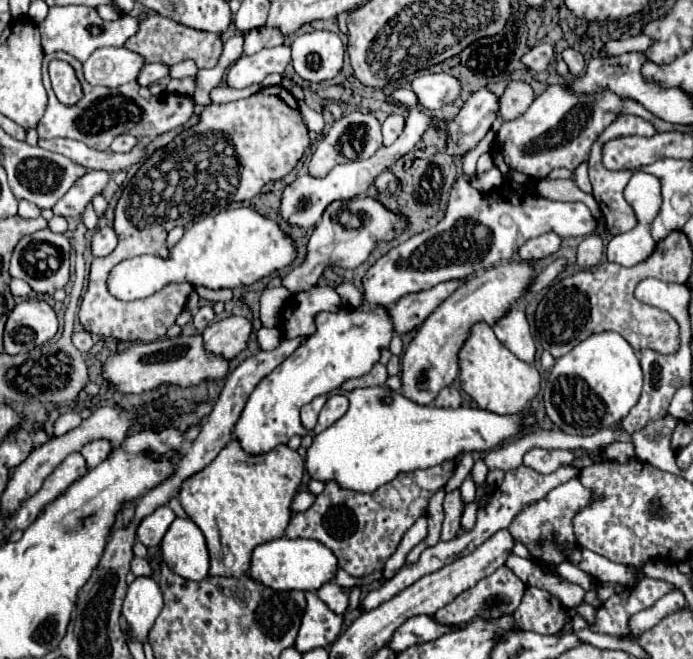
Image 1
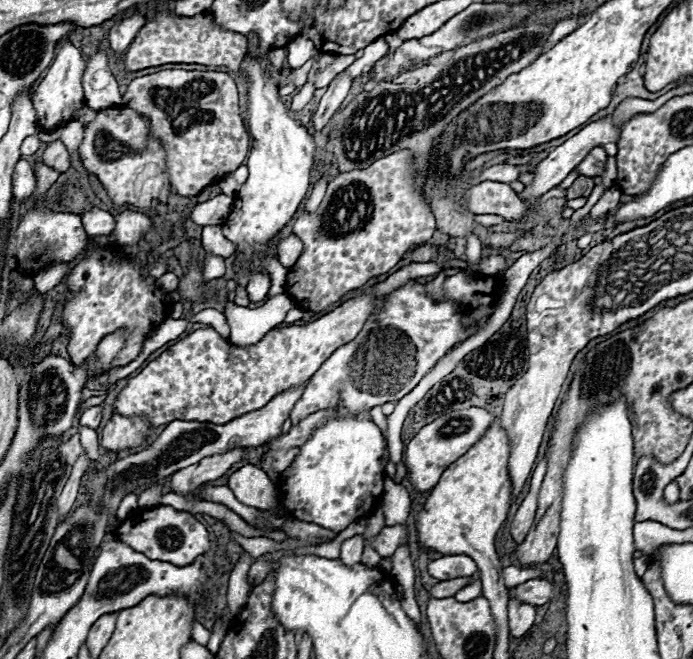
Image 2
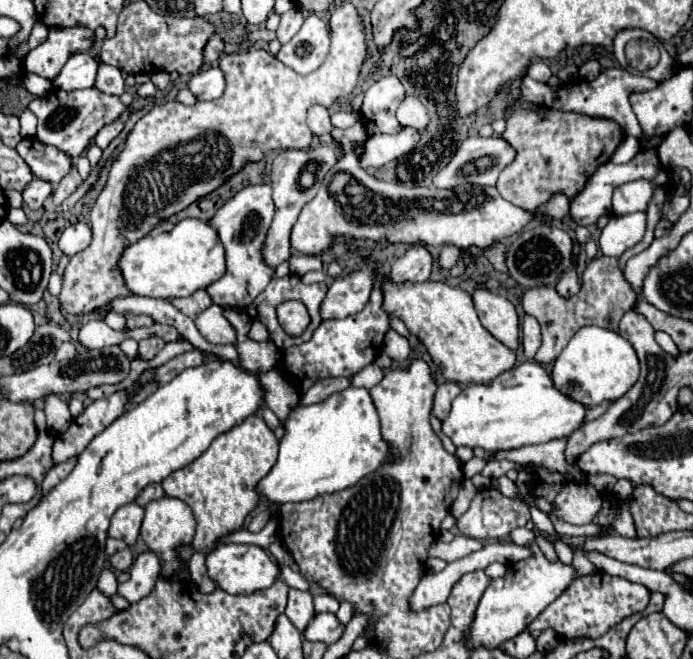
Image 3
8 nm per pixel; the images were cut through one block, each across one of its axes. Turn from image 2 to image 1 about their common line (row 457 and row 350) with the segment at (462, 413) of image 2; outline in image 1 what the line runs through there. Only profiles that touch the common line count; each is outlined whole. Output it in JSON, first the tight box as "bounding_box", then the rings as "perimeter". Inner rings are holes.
{"bounding_box":[402,262,534,404],"perimeter":[[[504,262],[476,274],[448,296],[418,328],[414,340],[408,344],[402,356],[402,394],[414,400],[416,404],[432,404],[440,388],[450,386],[460,372],[460,346],[468,340],[468,334],[476,322],[486,322],[494,326],[514,302],[522,300],[534,280],[532,262]]]}

